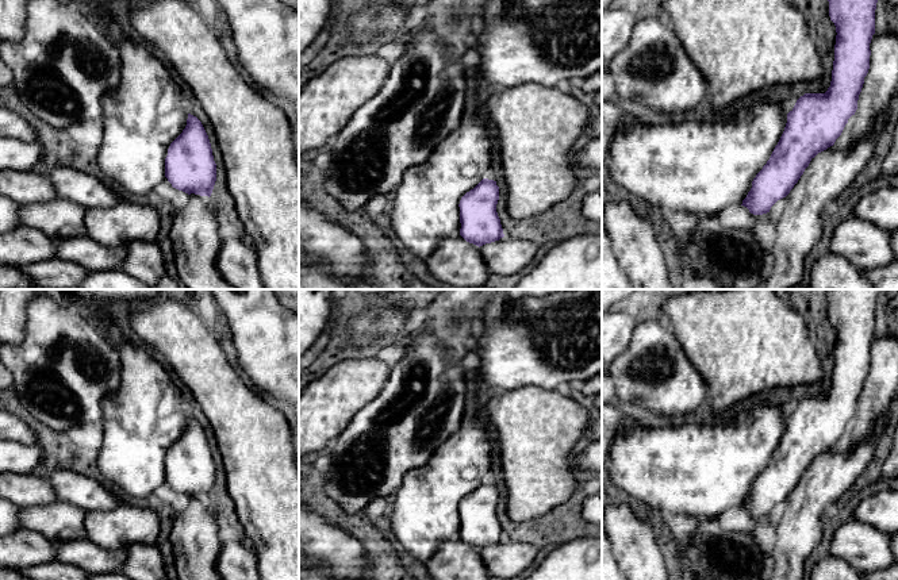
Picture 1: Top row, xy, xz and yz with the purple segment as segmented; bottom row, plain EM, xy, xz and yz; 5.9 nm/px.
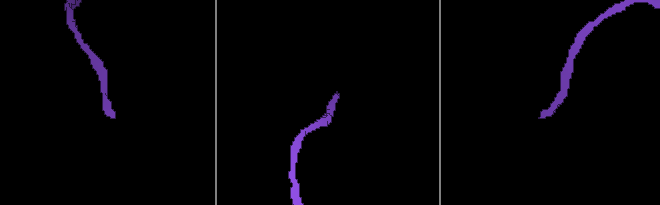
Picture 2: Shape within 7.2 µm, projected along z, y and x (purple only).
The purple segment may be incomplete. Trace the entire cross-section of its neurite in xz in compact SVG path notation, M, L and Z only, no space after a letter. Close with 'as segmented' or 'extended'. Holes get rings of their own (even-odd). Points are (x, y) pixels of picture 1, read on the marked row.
M481 108L464 112L460 126L437 145L427 161L403 174L389 212L389 235L396 246L426 262L444 238L461 235L480 247L504 237L496 212L499 187L486 177L492 160L492 139Z | extended

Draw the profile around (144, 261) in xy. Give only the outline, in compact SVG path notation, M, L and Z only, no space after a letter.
M137 239L126 245L127 254L120 269L151 287L165 276L164 251L156 241Z

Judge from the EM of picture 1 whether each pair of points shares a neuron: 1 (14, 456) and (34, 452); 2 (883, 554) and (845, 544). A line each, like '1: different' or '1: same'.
1: same
2: same

